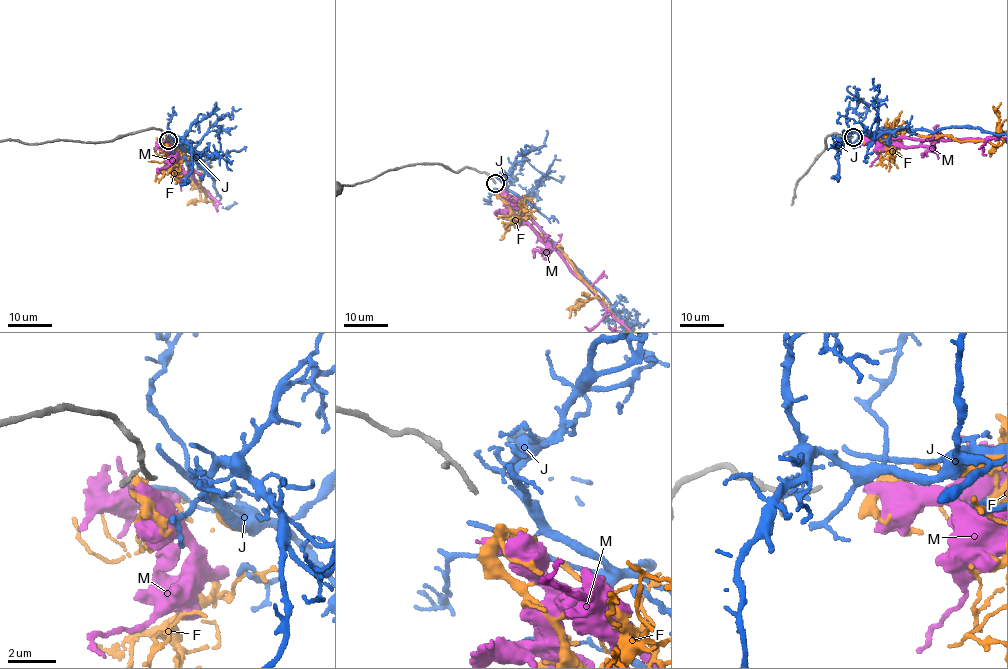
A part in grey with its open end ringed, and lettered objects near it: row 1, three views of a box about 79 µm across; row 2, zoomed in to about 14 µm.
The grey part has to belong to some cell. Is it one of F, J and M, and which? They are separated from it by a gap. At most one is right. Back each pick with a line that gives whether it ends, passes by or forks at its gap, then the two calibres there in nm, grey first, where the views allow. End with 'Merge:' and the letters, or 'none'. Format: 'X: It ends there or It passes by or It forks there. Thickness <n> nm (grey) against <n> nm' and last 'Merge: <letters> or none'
F: It forks there. Thickness 200 nm (grey) against 320 nm
Merge: F

